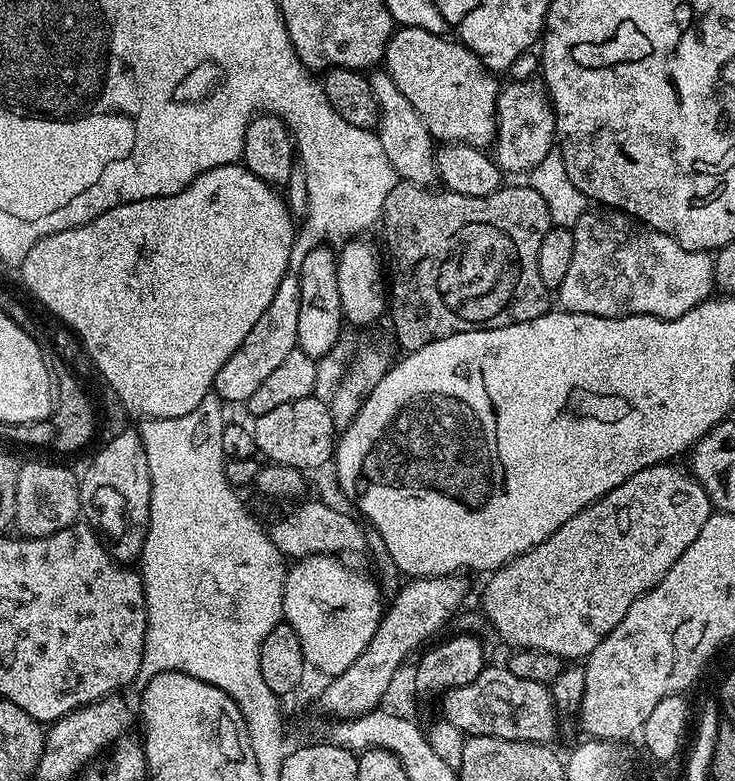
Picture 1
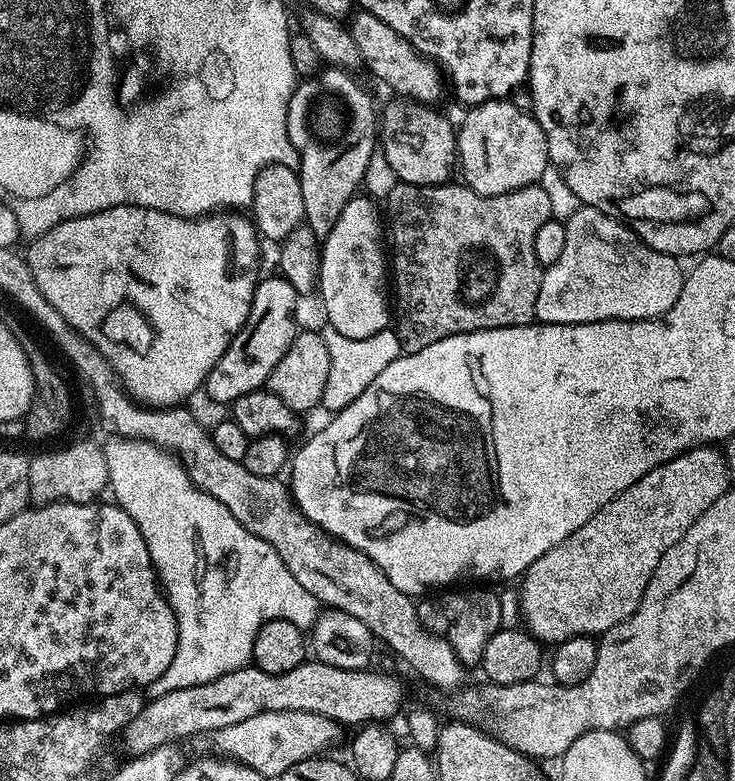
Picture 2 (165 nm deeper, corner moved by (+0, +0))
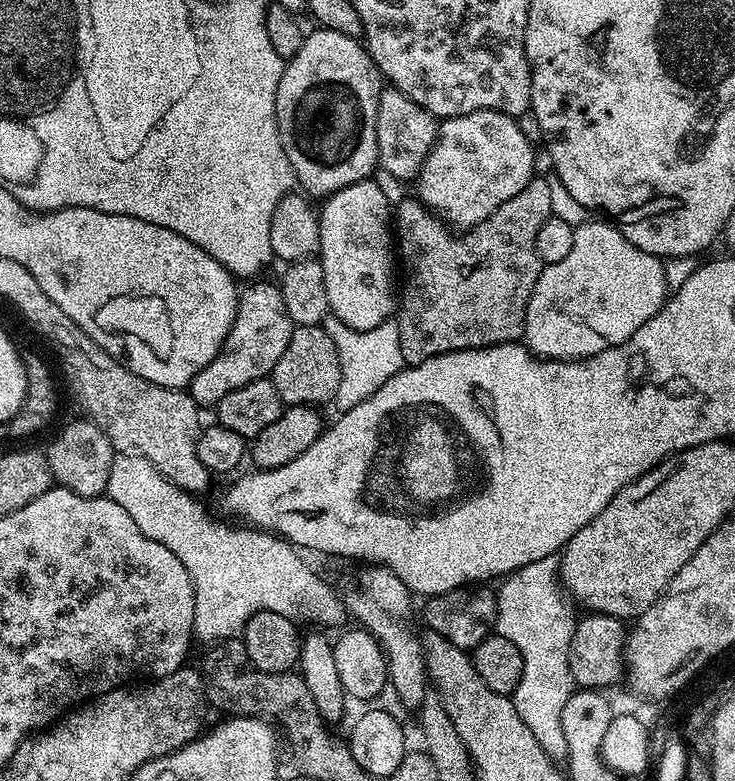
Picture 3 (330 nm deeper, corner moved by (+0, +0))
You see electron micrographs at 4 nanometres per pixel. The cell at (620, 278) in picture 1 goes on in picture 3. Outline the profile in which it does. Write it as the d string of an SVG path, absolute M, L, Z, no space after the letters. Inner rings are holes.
M600 218L585 219L583 224L574 227L574 246L570 246L570 254L566 254L562 262L541 267L526 310L523 343L537 358L585 361L606 348L618 348L626 343L638 326L650 322L650 318L658 314L668 289L661 257L638 250L638 246L629 242L615 224Z

